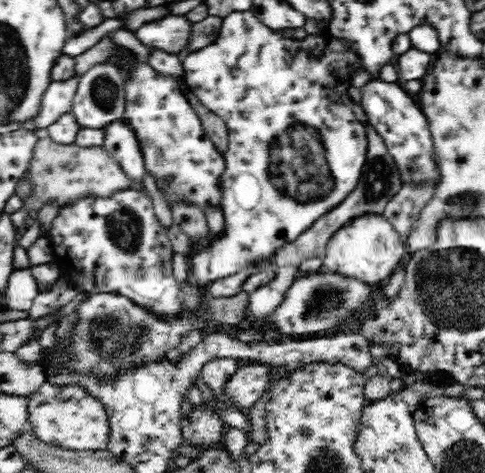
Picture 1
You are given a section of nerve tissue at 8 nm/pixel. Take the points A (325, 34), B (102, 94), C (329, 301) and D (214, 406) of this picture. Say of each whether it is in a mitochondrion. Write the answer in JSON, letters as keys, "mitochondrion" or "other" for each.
{"A":"other","B":"mitochondrion","C":"mitochondrion","D":"other"}

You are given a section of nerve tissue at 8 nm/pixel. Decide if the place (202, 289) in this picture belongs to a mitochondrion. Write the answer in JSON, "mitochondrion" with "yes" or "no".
{"mitochondrion":"no"}

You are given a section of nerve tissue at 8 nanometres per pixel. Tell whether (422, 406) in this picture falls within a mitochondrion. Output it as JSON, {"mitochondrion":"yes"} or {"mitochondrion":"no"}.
{"mitochondrion":"no"}

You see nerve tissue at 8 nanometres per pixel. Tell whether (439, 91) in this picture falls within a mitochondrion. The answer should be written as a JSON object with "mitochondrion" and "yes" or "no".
{"mitochondrion":"no"}

